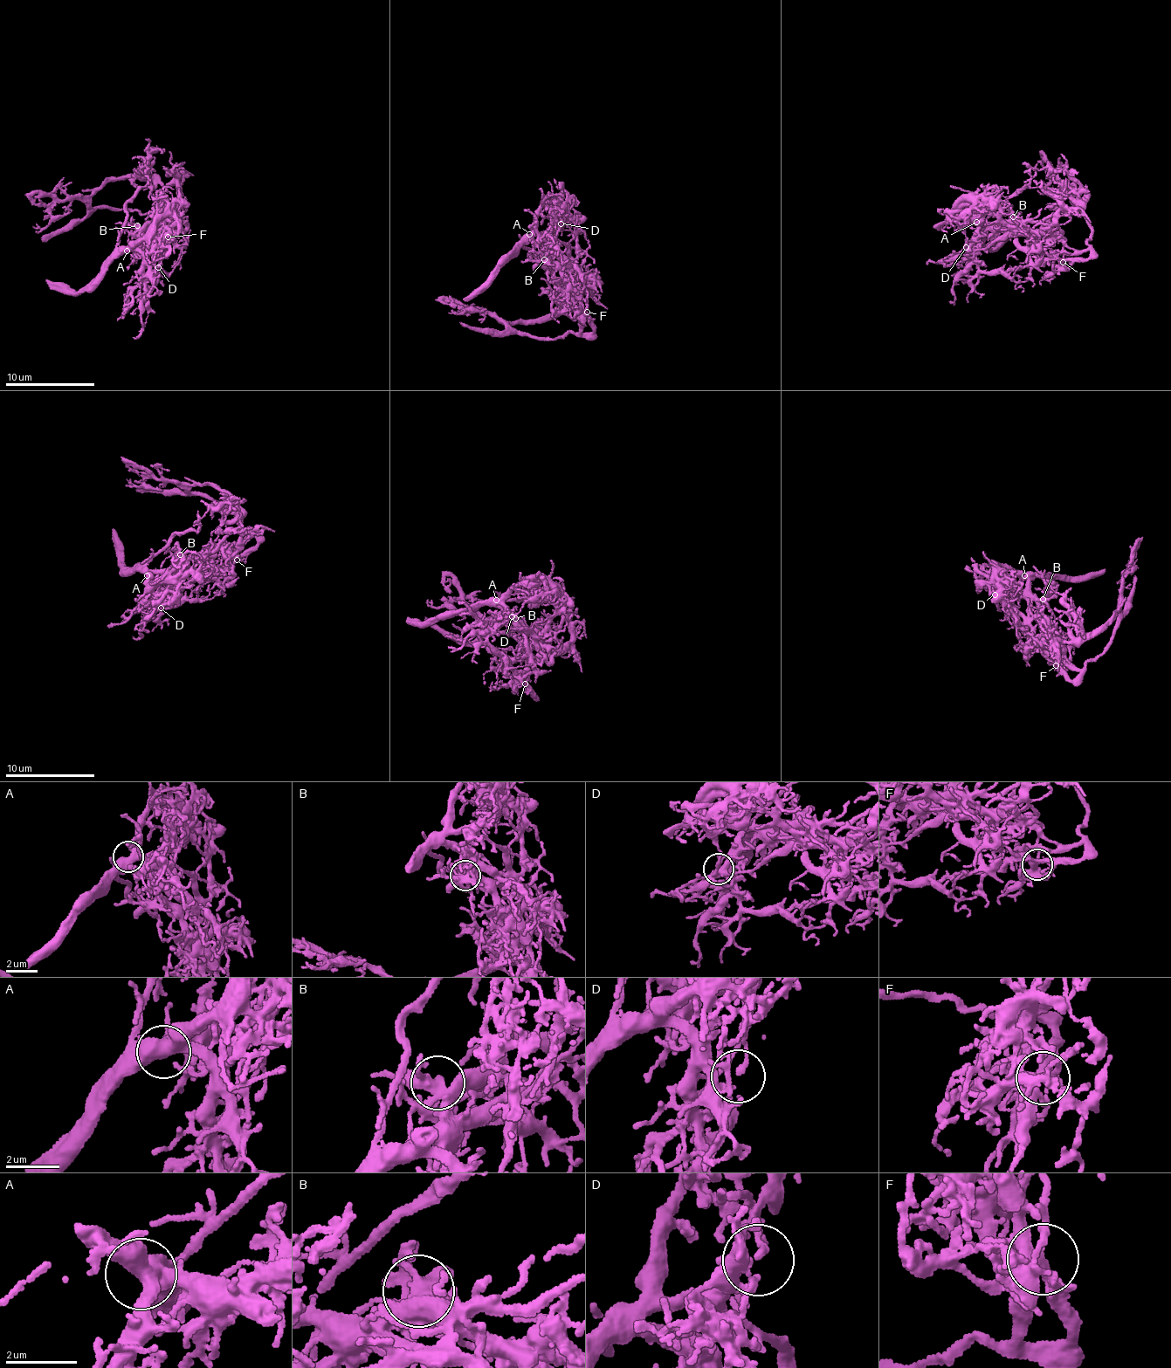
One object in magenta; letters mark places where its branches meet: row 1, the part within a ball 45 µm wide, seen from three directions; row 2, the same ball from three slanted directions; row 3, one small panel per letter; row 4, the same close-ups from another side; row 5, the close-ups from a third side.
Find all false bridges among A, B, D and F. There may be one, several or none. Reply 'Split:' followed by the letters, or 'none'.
Split: none

